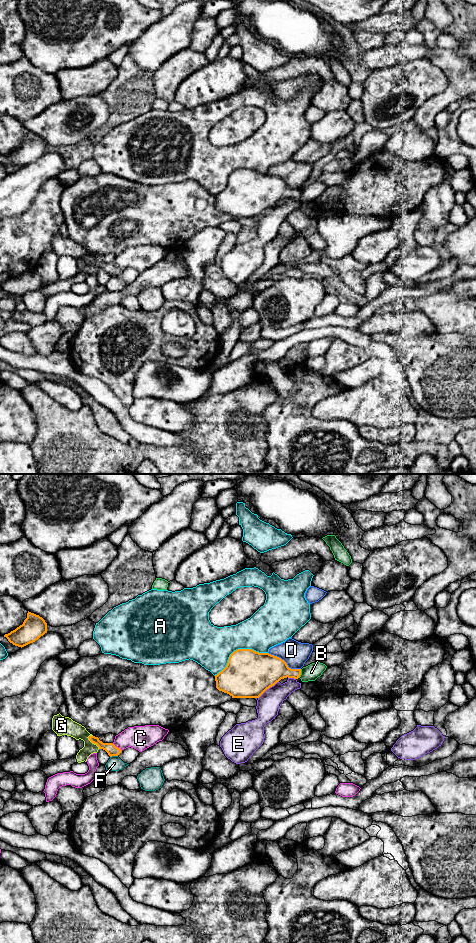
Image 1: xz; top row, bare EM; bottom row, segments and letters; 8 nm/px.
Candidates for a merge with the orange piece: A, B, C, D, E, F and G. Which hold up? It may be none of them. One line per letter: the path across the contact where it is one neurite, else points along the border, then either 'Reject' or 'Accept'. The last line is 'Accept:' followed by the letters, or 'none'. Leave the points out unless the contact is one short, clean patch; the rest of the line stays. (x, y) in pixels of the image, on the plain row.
A: Reject
B: Boundary: xz (301, 189), (301, 194), (298, 197). Reject
C: Reject
D: Reject
E: Reject
F: Boundary: xz (117, 275), (110, 277). Reject
G: Boundary: xz (89, 255), (88, 258), (99, 268). Reject
Accept: none

